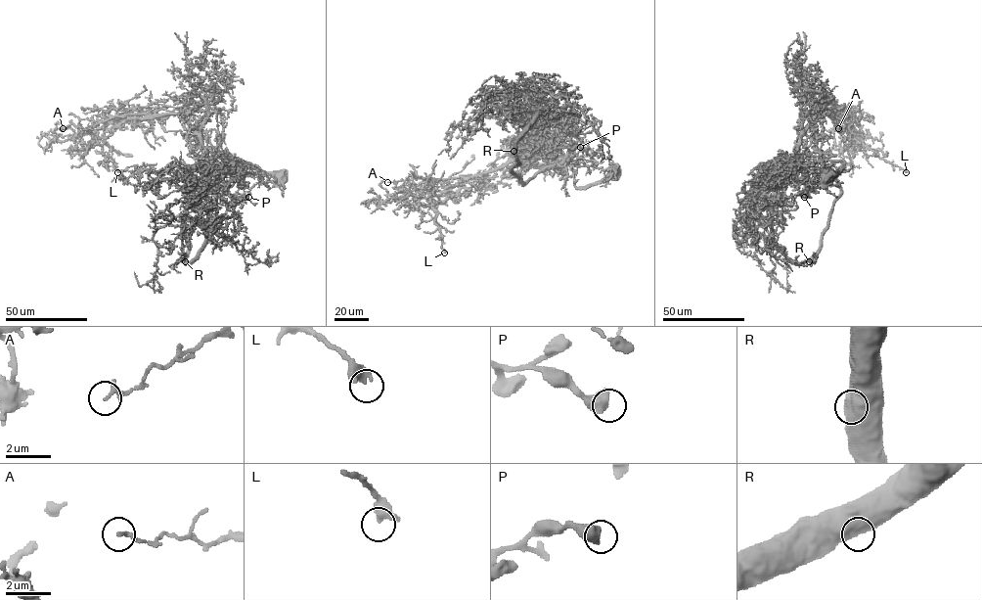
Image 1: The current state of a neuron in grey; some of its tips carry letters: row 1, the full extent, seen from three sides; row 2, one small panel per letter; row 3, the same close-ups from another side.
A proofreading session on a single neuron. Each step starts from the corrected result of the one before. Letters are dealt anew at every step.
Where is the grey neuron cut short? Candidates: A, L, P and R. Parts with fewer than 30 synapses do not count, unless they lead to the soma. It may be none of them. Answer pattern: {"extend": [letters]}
{"extend": []}

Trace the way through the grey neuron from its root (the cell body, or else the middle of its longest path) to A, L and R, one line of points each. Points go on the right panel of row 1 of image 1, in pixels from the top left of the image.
A: (826, 176), (822, 182), (818, 152), (798, 157), (796, 150), (820, 115), (832, 114), (832, 130), (838, 128)
L: (826, 176), (822, 182), (818, 152), (795, 155), (821, 115), (840, 117), (857, 140), (906, 172)
R: (826, 176), (822, 182), (825, 173), (817, 168), (785, 173), (776, 187), (774, 242), (794, 261), (809, 261)

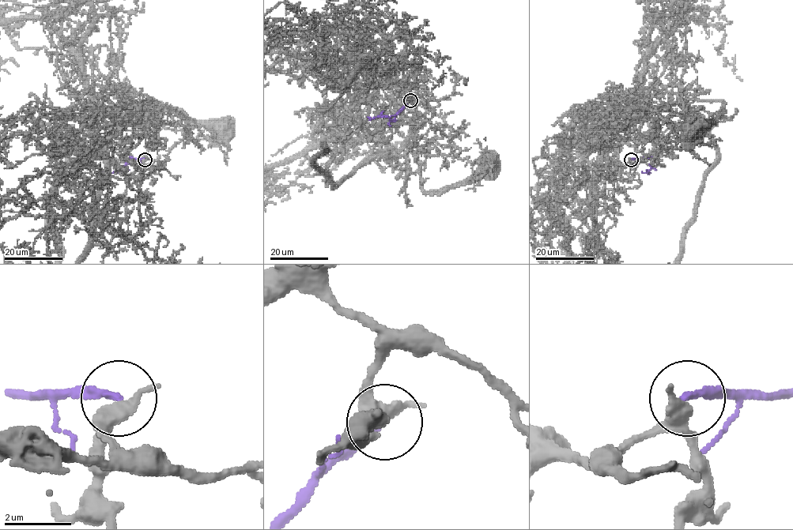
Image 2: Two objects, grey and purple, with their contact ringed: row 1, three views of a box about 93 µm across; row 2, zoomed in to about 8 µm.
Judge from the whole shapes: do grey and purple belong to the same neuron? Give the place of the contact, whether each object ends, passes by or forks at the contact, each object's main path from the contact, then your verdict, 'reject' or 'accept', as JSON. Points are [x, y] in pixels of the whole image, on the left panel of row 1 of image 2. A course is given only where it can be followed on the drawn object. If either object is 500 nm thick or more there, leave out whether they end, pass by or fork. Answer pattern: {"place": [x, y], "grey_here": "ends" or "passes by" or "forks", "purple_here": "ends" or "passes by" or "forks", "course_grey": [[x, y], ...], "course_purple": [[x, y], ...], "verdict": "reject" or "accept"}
{"place": [145, 159], "grey_here": "forks", "purple_here": "ends", "course_grey": [[144, 159], [126, 161], [107, 143], [108, 133], [163, 114], [181, 114], [208, 139], [219, 139], [222, 128]], "verdict": "reject"}

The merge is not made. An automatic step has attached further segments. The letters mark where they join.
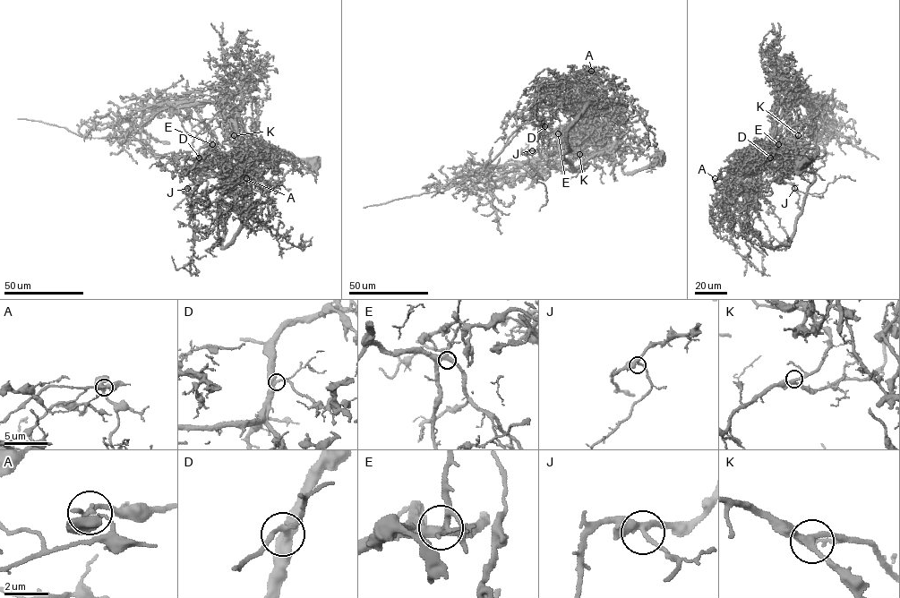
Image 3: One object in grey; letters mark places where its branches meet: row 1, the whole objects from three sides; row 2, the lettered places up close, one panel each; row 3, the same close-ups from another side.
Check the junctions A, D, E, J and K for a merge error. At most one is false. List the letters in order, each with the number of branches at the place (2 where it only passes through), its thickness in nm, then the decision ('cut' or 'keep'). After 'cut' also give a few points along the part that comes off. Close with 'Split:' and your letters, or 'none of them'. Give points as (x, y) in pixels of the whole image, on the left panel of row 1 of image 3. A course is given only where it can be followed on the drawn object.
A: 3 branches meet; 280 nm thick; cut; foreign part runs (246, 178), (203, 196), (197, 166), (133, 138), (206, 101), (252, 140), (228, 95), (244, 42)
D: 4 branches meet; 420 nm thick; keep
E: 3 branches meet; 360 nm thick; keep
J: 3 branches meet; 240 nm thick; keep
K: 3 branches meet; 280 nm thick; keep
Split: A

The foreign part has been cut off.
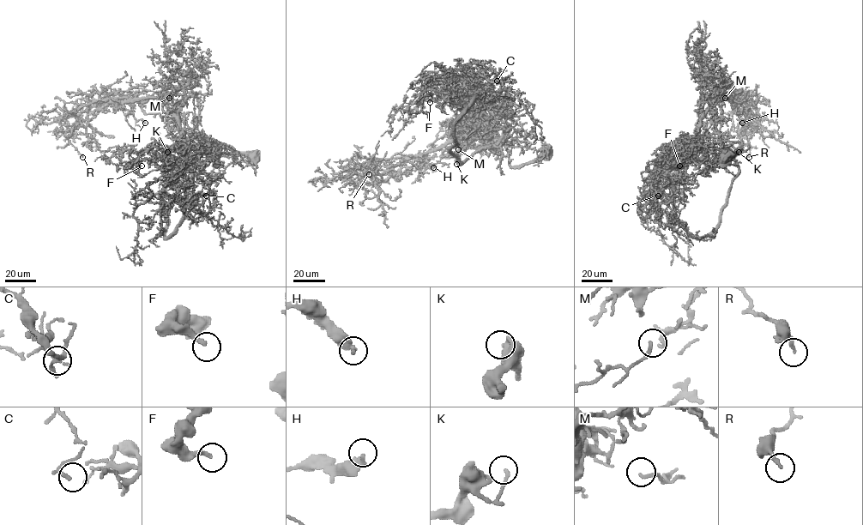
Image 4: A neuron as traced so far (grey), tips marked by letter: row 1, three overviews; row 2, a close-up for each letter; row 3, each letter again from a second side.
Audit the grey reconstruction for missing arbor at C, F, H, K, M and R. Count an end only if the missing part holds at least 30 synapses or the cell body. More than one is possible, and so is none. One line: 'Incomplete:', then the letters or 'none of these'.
Incomplete: none of these

